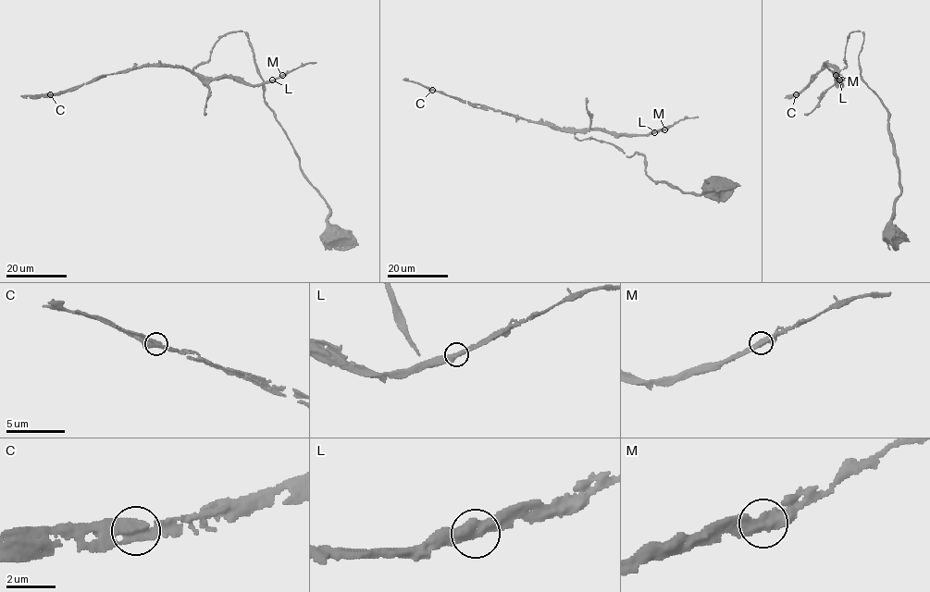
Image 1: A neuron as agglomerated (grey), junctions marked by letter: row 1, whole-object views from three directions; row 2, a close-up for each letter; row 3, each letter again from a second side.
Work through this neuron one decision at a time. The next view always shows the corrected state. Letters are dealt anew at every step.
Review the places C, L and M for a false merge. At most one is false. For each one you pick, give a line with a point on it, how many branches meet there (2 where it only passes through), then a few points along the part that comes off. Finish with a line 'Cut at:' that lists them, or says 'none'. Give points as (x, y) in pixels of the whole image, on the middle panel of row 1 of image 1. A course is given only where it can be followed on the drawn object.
Cut at: none

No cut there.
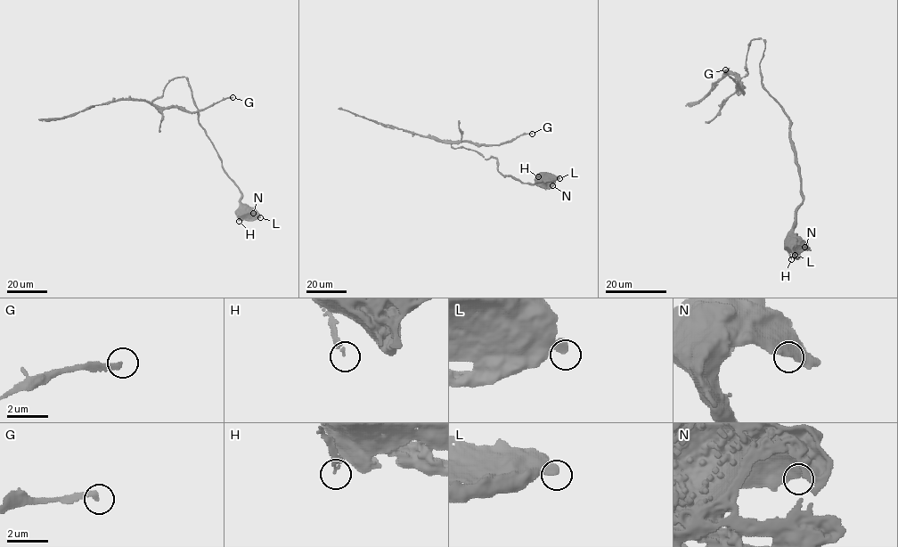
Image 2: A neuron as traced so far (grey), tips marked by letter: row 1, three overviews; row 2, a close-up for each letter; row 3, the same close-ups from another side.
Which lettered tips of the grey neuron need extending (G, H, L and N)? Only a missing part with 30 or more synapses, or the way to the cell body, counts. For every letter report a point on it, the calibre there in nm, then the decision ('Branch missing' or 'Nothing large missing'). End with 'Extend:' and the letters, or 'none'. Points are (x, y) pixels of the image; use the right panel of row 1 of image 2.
G: Place: (725, 69). Thickness 260 nm. Nothing large missing
H: Place: (791, 259). Thickness 170 nm. Nothing large missing
L: Place: (795, 255). Thickness 420 nm. Nothing large missing
N: Place: (804, 247). Thickness 600 nm. Nothing large missing
Extend: none

